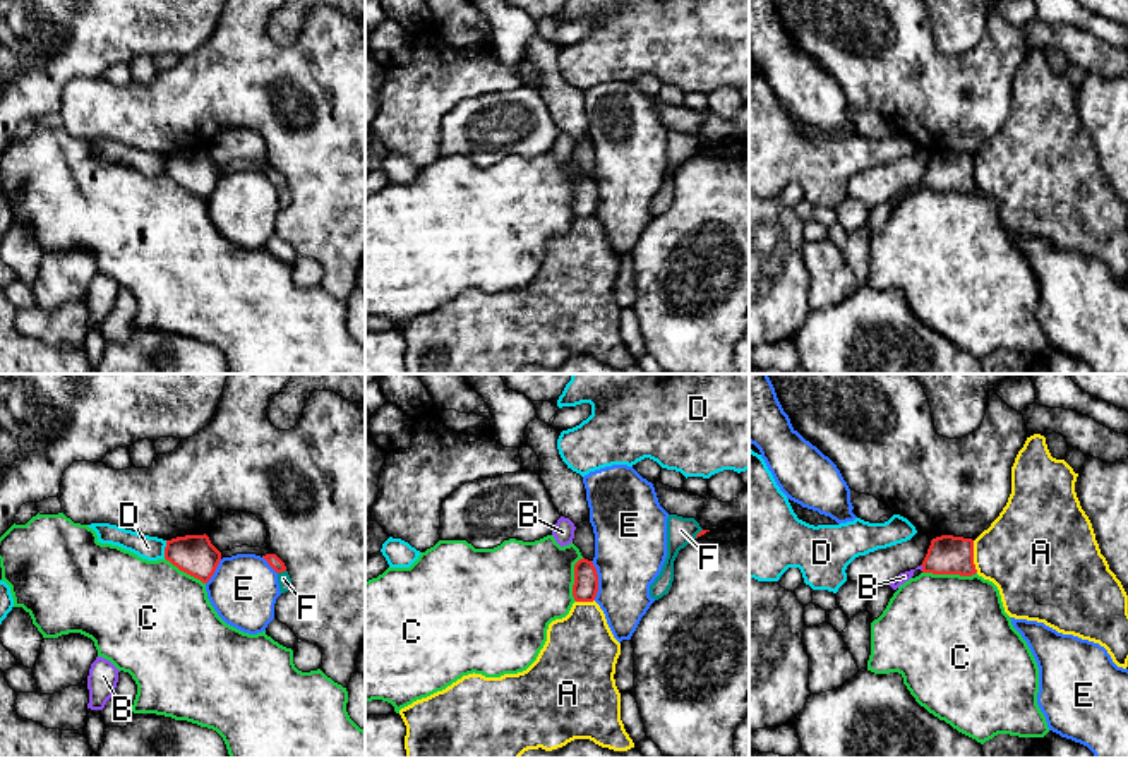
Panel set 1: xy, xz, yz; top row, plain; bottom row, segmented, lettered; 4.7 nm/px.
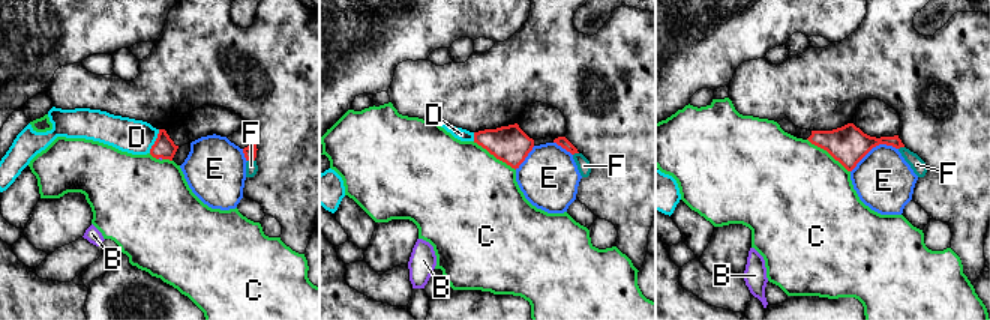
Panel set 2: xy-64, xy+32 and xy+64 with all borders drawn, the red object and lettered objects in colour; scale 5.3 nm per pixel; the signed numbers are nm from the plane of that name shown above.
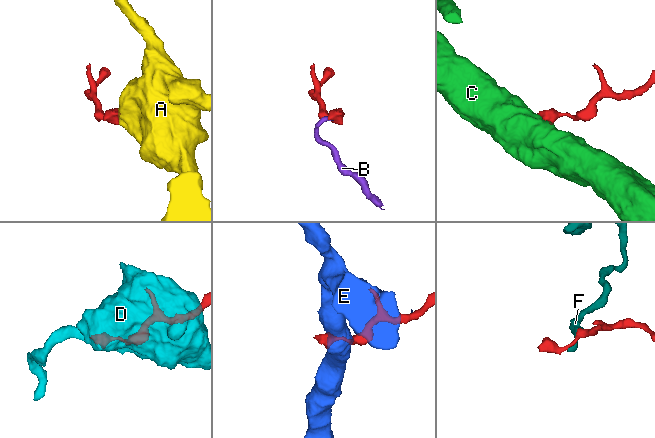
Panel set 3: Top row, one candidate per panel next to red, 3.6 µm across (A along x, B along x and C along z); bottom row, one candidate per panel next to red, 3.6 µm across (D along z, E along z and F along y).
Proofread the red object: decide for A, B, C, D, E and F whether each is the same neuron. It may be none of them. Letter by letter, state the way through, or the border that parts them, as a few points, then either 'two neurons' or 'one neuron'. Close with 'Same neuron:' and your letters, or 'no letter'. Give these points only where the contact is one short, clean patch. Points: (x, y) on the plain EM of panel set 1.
A: border along yz (972, 156), (972, 179), (978, 187); two neurons
B: runs through yz (947, 170), (923, 184), (904, 192); one neuron
C: border along yz (923, 187), (976, 189); two neurons
D: border along xy (167, 156), (163, 174); two neurons
E: two neurons
F: border along xy (285, 186), (278, 189); two neurons
Same neuron: B

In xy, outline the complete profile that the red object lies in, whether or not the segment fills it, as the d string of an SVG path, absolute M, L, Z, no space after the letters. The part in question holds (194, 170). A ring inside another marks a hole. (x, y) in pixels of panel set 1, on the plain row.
M206 149L185 151L166 156L165 175L180 187L207 199L221 177L221 168Z

